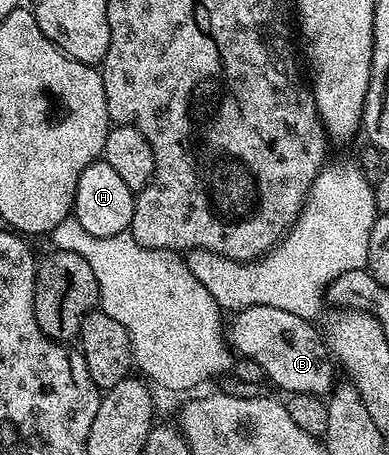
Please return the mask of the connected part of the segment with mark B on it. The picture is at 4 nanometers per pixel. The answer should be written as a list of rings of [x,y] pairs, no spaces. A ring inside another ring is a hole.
[[[254,305],[250,309],[242,309],[231,316],[226,327],[226,338],[235,354],[245,359],[253,359],[261,372],[284,393],[306,393],[307,395],[327,396],[334,386],[332,379],[333,360],[330,352],[322,342],[322,335],[312,328],[313,324],[302,317],[294,317],[294,313],[286,313],[286,309],[270,309],[270,305]]]

